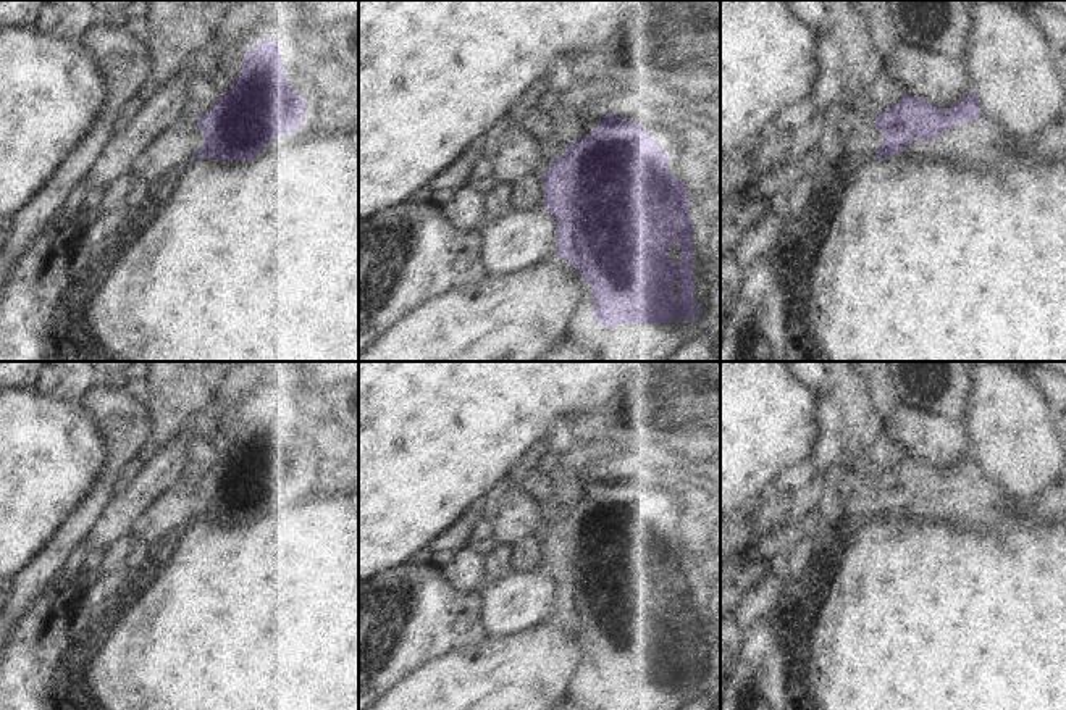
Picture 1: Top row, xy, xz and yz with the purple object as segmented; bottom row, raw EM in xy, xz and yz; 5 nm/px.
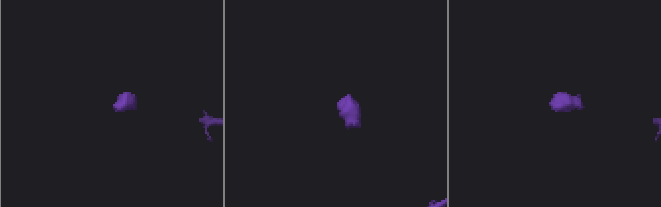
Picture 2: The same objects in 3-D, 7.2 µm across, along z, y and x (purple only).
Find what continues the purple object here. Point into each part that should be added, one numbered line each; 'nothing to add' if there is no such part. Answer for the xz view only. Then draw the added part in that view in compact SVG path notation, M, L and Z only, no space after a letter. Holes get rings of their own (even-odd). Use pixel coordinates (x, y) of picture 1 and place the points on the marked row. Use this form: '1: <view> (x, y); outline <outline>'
1: xz (549, 152); outline M544 144L541 147L541 163L536 168L536 173L543 176L552 165L564 153L565 147L560 144Z

